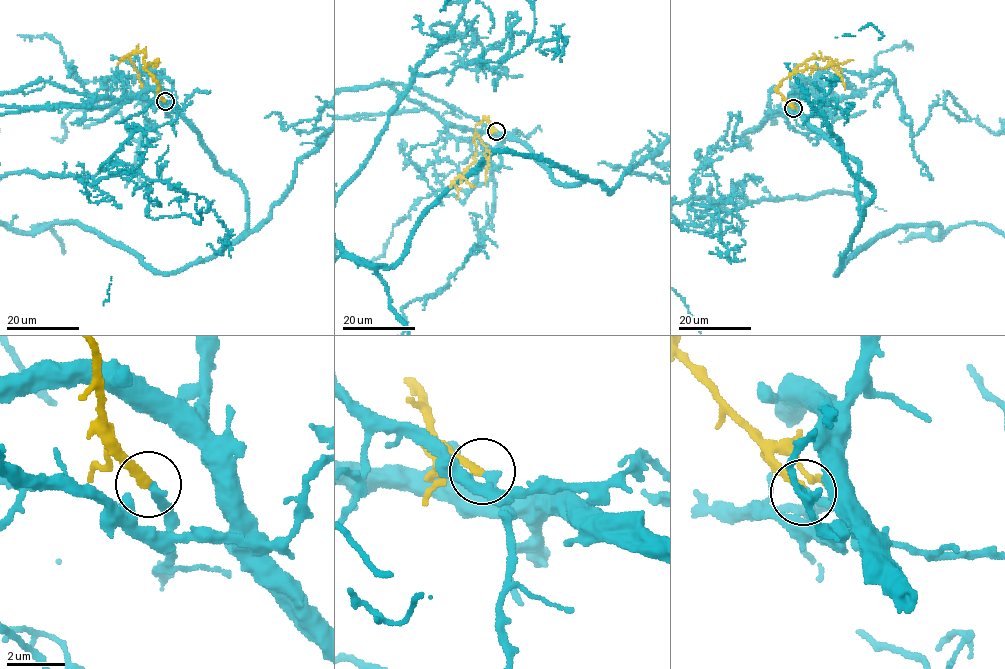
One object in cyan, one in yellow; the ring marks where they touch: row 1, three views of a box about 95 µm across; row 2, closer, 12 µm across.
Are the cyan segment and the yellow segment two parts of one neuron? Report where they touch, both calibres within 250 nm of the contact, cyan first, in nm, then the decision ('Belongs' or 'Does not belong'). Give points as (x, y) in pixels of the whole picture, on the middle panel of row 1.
Place: (496, 131). Thickness 280 nm (cyan) against 300 nm. Belongs

